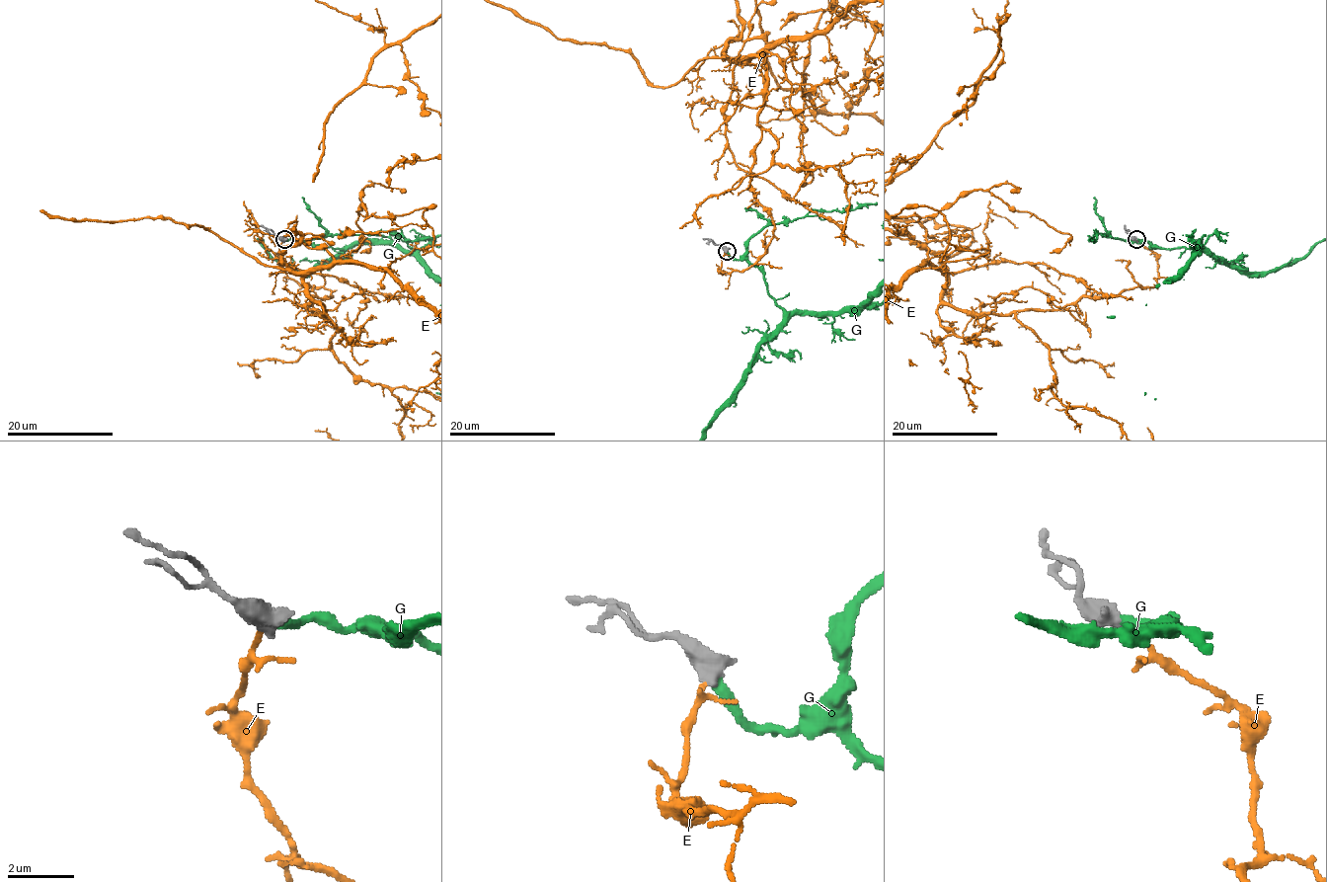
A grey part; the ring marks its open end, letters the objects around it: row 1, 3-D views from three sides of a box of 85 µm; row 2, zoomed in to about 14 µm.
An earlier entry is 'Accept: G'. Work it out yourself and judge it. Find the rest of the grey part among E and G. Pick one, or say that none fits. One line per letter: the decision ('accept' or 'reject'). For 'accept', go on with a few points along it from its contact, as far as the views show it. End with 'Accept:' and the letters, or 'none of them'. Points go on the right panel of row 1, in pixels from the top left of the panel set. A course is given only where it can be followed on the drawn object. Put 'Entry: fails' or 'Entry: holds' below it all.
E: reject
G: accept
Accept: G
Entry: holds

